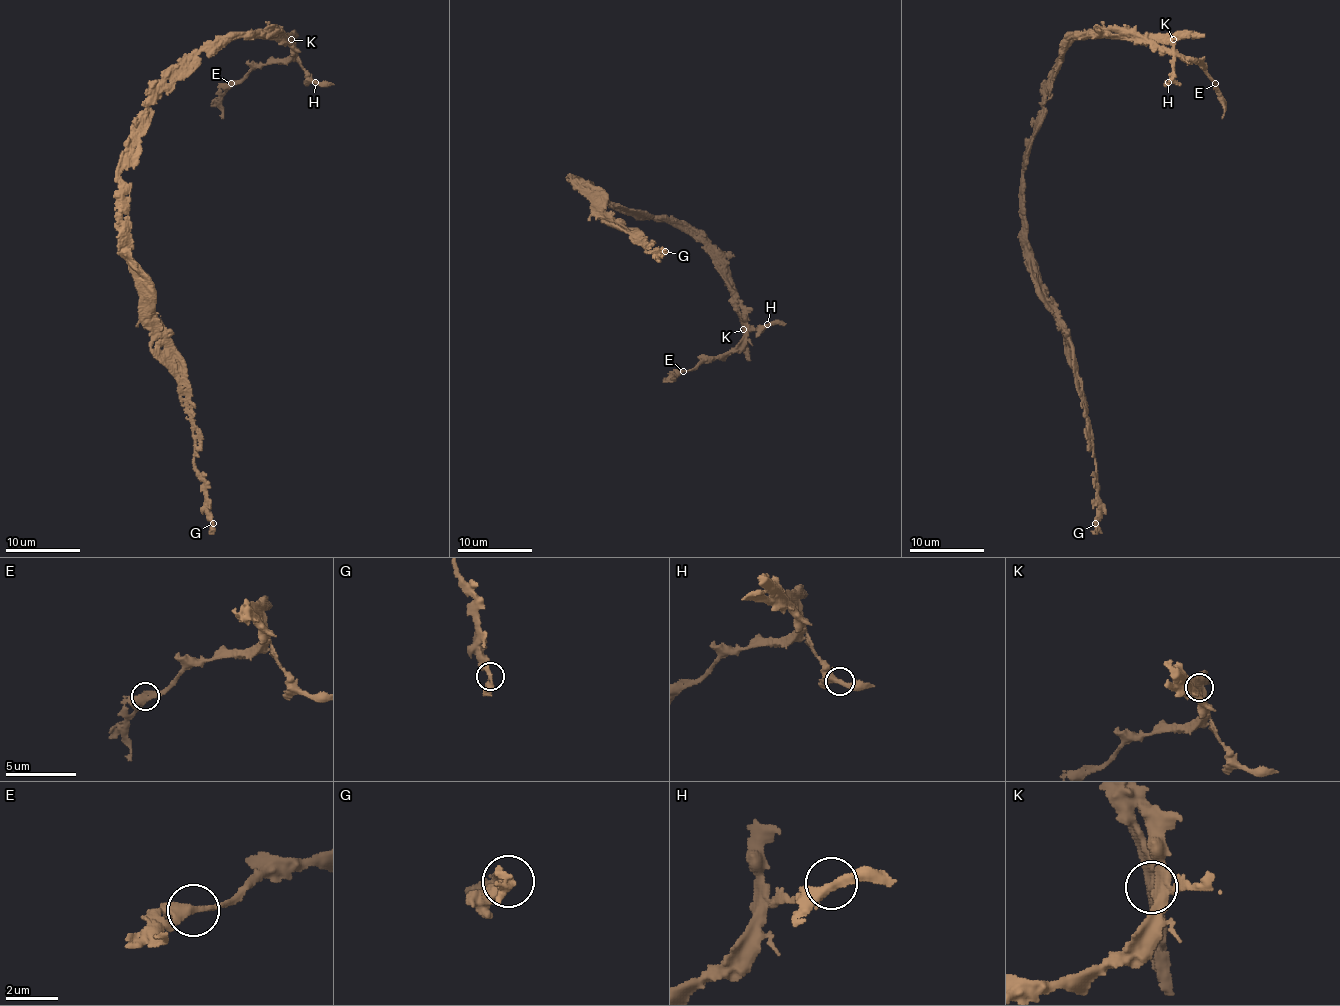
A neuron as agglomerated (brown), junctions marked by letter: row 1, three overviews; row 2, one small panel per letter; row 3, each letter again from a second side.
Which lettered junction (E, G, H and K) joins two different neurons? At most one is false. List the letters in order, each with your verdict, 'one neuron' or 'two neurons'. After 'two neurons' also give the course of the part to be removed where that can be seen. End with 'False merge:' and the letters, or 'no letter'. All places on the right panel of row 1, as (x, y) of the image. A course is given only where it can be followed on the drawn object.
E: one neuron
G: one neuron
H: one neuron
K: two neurons; course (1174, 40), (1138, 40), (1121, 36), (1072, 38)
False merge: K

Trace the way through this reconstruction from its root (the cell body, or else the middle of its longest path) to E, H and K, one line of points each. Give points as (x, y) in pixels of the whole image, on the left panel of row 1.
E: (133, 154), (149, 104), (202, 51), (241, 36), (277, 38), (292, 49), (284, 62), (256, 64), (230, 83)
H: (133, 154), (149, 104), (202, 51), (217, 51), (241, 36), (277, 38), (294, 51), (301, 68), (314, 81)
K: (133, 154), (142, 117), (149, 109), (149, 104), (202, 51), (217, 51), (241, 36), (288, 36), (292, 40)

